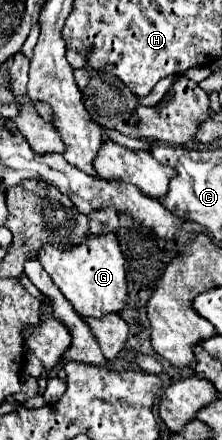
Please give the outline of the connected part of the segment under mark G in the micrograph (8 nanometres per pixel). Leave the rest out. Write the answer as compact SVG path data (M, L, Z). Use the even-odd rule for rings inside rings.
M114 233L90 235L86 243L74 245L70 249L60 249L54 245L44 245L38 251L38 261L50 275L54 285L72 303L74 311L84 317L102 317L106 313L118 313L126 305L126 269L124 255L120 251Z

